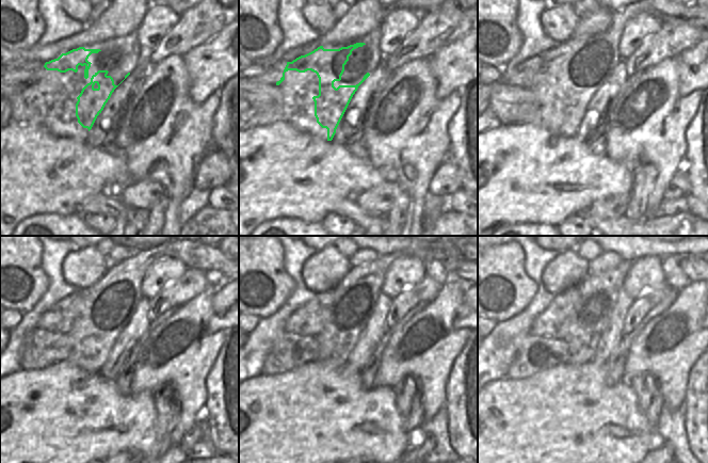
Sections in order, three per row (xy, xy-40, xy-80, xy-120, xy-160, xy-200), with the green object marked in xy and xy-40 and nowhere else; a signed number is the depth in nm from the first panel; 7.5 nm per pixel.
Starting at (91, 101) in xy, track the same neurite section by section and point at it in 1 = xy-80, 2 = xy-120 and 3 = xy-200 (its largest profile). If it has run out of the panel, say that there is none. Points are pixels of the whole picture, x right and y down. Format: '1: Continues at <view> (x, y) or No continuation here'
1: Continues at xy-80 (569, 105)
2: Continues at xy-120 (94, 344)
3: Continues at xy-200 (581, 336).

